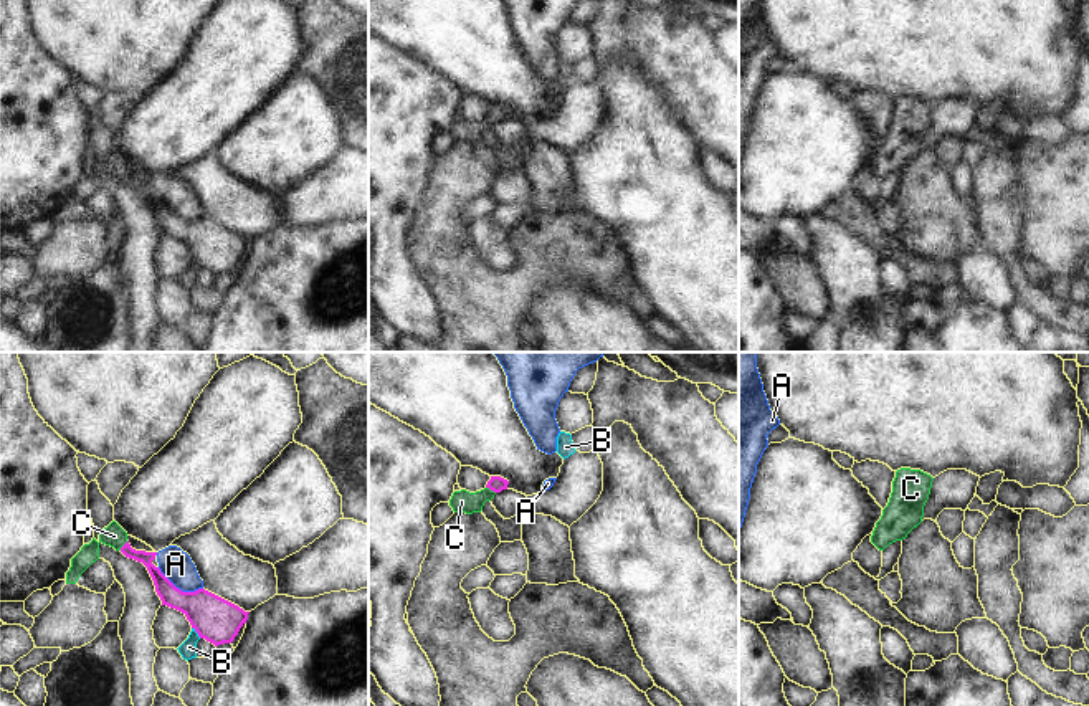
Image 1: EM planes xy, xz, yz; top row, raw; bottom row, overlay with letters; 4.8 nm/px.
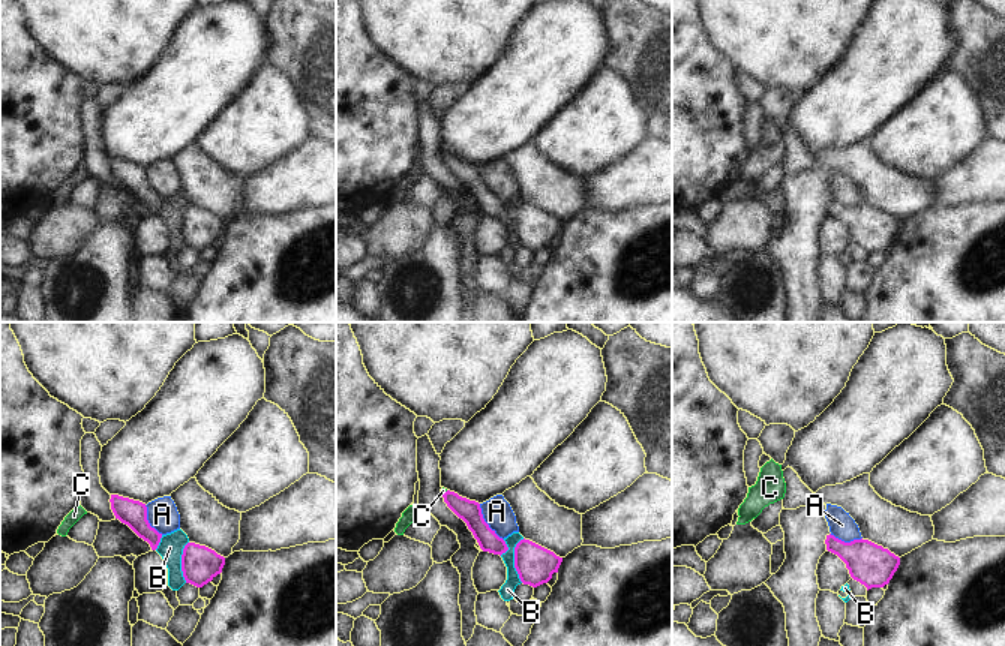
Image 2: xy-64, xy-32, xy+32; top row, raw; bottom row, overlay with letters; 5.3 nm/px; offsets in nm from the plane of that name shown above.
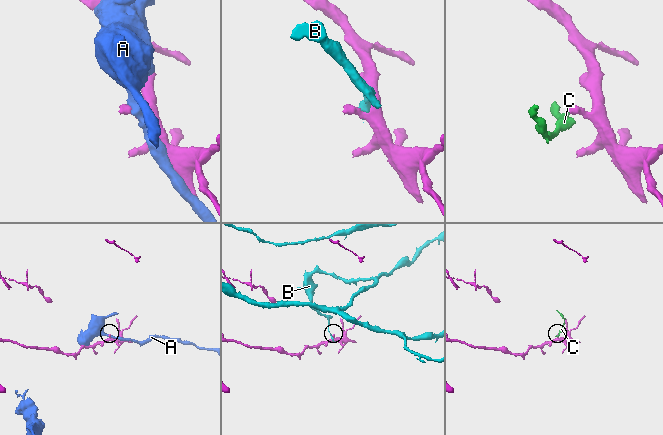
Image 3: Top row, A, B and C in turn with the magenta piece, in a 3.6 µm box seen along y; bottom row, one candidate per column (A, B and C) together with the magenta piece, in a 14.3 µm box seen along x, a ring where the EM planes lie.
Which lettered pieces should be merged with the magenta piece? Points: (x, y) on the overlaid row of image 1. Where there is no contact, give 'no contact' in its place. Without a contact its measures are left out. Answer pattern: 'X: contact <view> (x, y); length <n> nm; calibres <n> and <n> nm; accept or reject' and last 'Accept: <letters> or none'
A: contact xy (179, 589); length 240 nm; calibres 220 and 150 nm; reject
B: contact xy (195, 630); length 70 nm; calibres 220 and 80 nm; reject
C: contact xy (123, 546); length 60 nm; calibres 70 and 110 nm; accept
Accept: C

